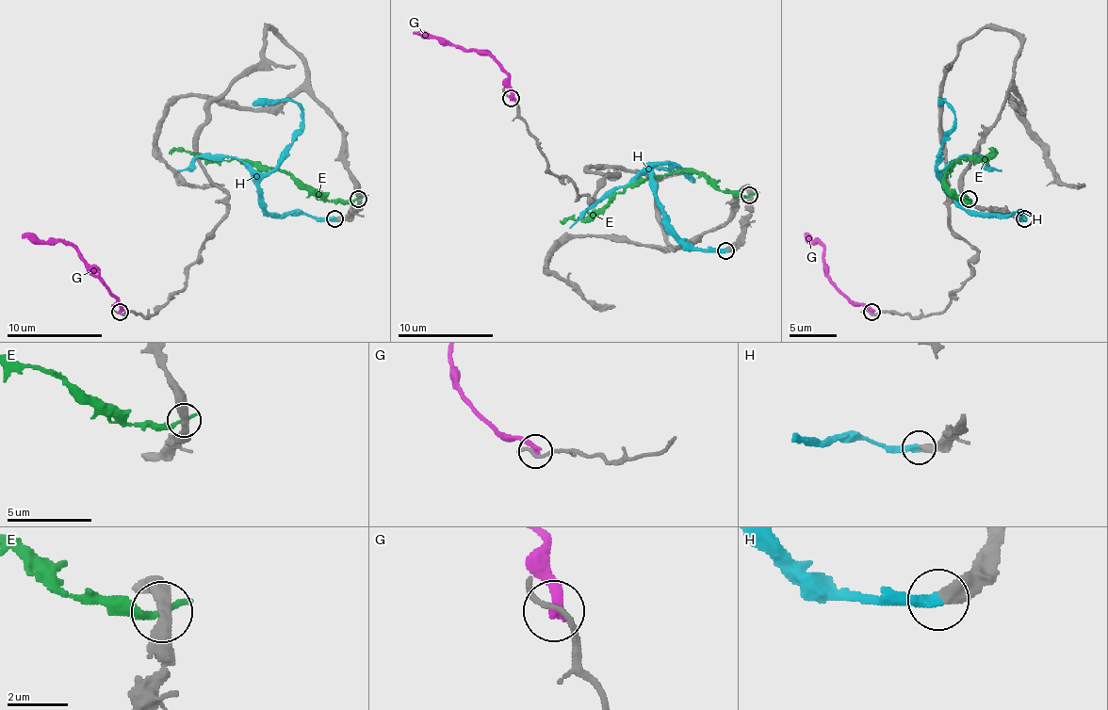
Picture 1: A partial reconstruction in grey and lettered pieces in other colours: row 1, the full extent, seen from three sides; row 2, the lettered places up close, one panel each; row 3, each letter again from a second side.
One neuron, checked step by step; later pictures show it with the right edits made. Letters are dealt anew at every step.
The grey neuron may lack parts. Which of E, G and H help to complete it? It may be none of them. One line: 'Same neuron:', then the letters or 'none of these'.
Same neuron: H

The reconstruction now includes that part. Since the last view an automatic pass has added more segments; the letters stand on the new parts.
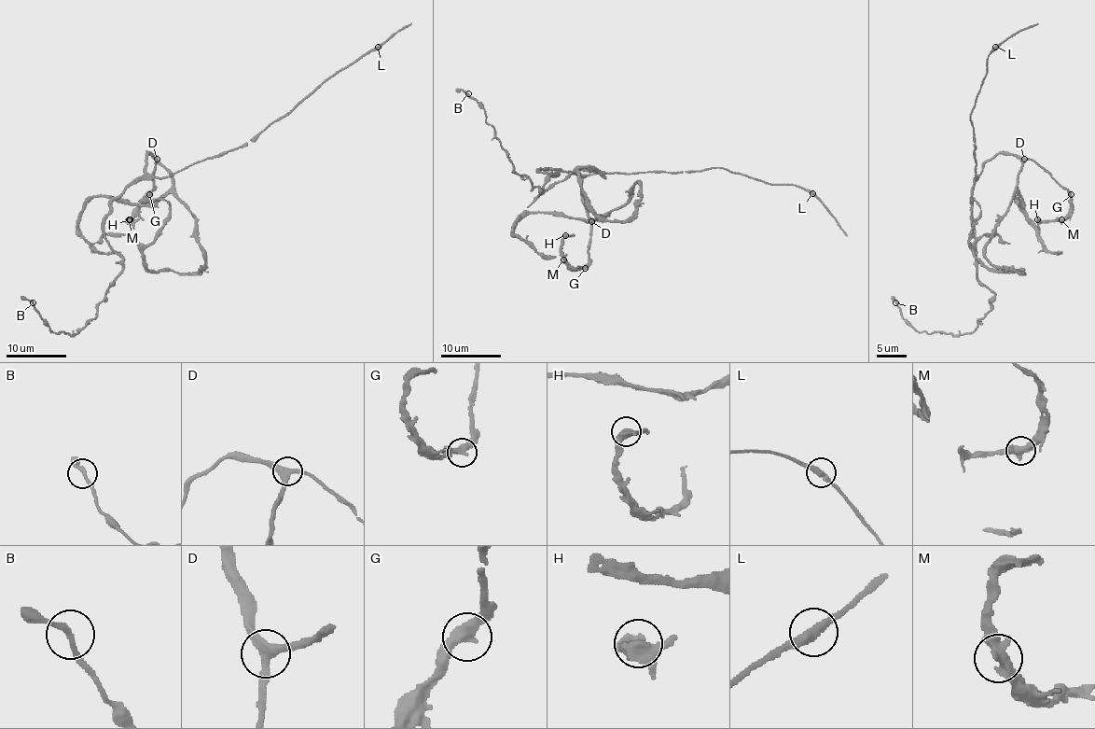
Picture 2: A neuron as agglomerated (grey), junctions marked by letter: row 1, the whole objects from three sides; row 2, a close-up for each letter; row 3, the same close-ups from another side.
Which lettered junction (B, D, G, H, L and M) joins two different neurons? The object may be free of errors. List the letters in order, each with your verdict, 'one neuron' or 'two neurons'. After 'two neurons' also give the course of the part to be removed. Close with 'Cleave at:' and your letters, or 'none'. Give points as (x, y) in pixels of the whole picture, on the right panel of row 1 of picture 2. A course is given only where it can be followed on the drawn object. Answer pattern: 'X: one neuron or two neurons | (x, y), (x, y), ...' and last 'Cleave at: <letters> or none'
B: one neuron
D: one neuron
G: one neuron
H: one neuron
L: one neuron
M: one neuron
Cleave at: none

